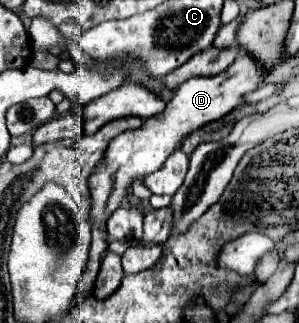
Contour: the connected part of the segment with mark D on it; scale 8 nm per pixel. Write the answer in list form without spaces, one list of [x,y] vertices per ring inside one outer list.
[[[240,54],[234,64],[224,70],[218,76],[212,78],[190,78],[186,80],[178,92],[174,94],[174,98],[166,104],[164,112],[144,120],[144,124],[132,132],[122,132],[120,136],[116,136],[106,150],[106,158],[102,162],[102,166],[92,174],[90,178],[90,190],[92,190],[92,248],[90,248],[90,262],[88,262],[88,270],[84,272],[80,284],[78,284],[78,298],[86,298],[86,294],[92,288],[92,282],[98,274],[98,266],[100,266],[100,254],[106,250],[108,246],[108,234],[106,234],[106,220],[108,216],[120,206],[120,202],[126,196],[126,188],[132,184],[132,180],[136,176],[146,176],[154,170],[158,170],[164,160],[178,150],[180,140],[184,140],[184,136],[190,136],[192,132],[200,130],[204,124],[210,124],[212,120],[224,118],[228,112],[232,112],[240,102],[242,96],[254,88],[258,88],[262,82],[262,68],[248,56],[248,54]]]

